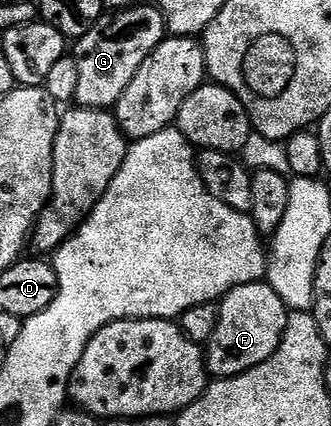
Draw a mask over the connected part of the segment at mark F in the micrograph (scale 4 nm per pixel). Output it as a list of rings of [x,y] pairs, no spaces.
[[[266,283],[238,287],[218,302],[219,318],[205,346],[208,374],[215,379],[239,377],[264,365],[285,340],[289,310]]]

